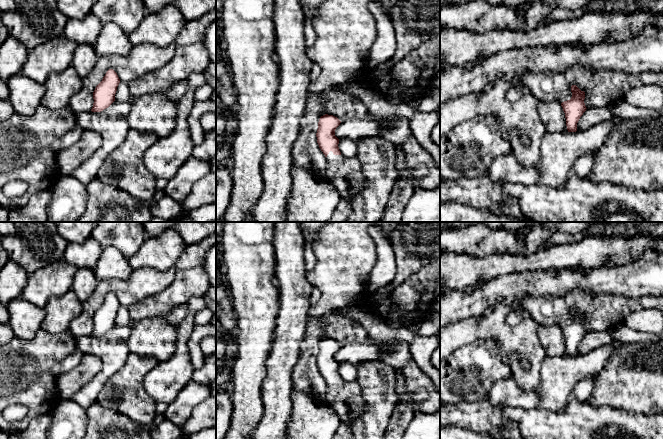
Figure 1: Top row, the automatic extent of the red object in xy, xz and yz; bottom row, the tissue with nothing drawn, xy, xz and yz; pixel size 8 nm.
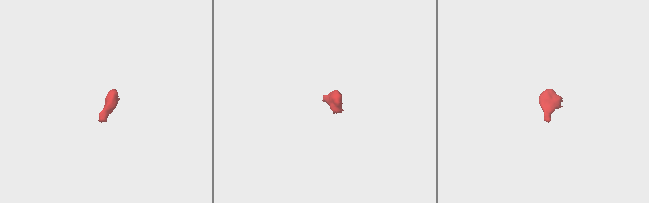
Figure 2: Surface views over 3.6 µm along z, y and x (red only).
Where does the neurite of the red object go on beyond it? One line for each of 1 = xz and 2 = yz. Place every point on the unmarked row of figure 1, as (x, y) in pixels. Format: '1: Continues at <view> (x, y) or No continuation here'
1: Continues at xz (345, 398)
2: No continuation here

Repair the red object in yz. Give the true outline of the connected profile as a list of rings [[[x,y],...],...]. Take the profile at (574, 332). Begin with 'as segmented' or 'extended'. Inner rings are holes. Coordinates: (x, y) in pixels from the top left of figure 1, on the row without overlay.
as segmented; [[[576,309],[571,310],[572,321],[570,324],[561,327],[566,342],[568,356],[577,355],[577,347],[586,335],[584,327],[585,316],[581,315]]]

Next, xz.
extended; [[[333,339],[321,340],[316,361],[319,372],[326,381],[330,407],[345,424],[350,426],[363,412],[366,404],[358,383],[355,380],[344,382],[341,379],[338,371],[339,363],[335,360],[335,354],[340,347],[341,345]]]

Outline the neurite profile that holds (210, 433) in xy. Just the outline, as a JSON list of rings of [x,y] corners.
[[[216,427],[203,429],[196,433],[189,434],[188,439],[216,439]]]

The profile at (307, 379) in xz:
[[[320,318],[308,319],[306,336],[300,346],[299,361],[294,367],[292,381],[295,390],[309,396],[320,406],[329,407],[326,381],[317,367],[318,346],[325,339]]]

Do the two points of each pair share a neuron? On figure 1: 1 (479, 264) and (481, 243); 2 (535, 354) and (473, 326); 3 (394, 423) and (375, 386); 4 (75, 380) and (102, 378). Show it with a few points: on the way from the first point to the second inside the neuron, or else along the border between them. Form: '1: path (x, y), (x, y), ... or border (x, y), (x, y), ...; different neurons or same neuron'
1: border (457, 252), (477, 256), (503, 253); different neurons
2: path (520, 339), (511, 339), (494, 327), (488, 327); same neuron
3: border (397, 403), (386, 428); different neurons
4: border (99, 357), (101, 369), (74, 395); different neurons

